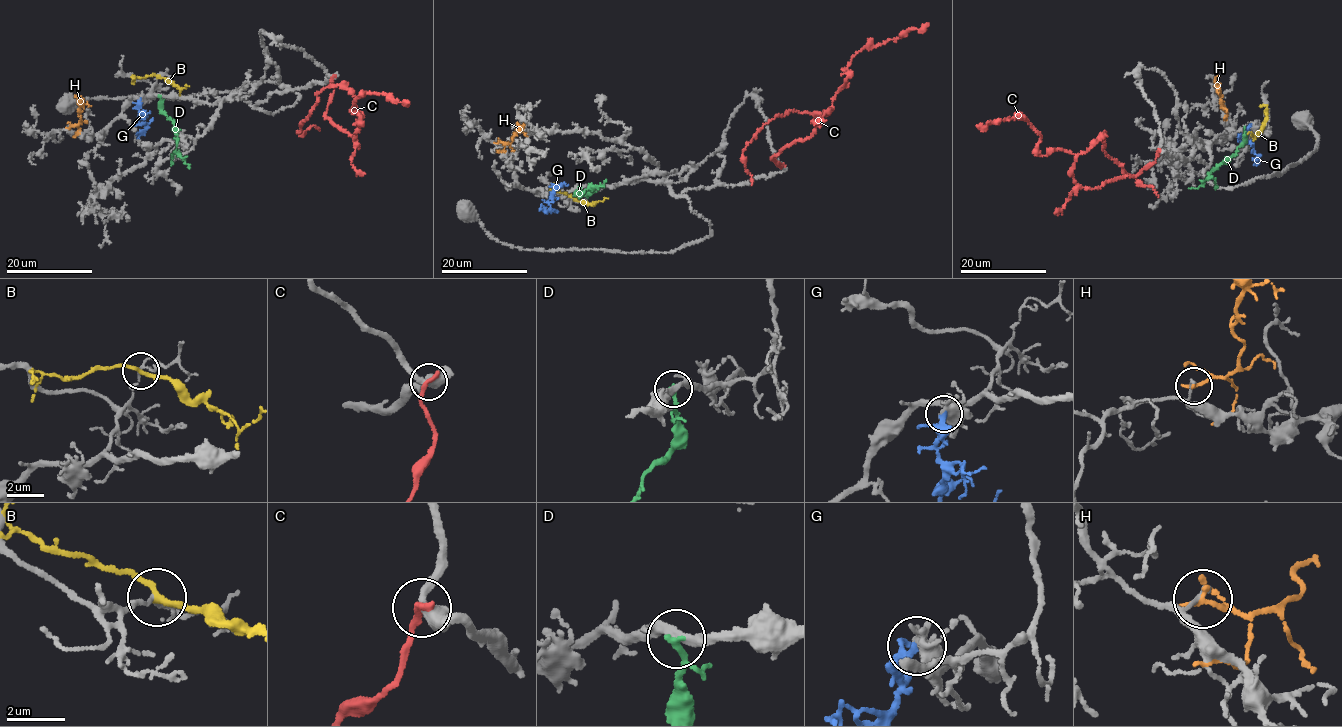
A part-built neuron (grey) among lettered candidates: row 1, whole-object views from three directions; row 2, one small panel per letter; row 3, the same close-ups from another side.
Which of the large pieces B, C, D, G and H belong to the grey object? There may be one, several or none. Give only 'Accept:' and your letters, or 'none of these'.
Accept: G

